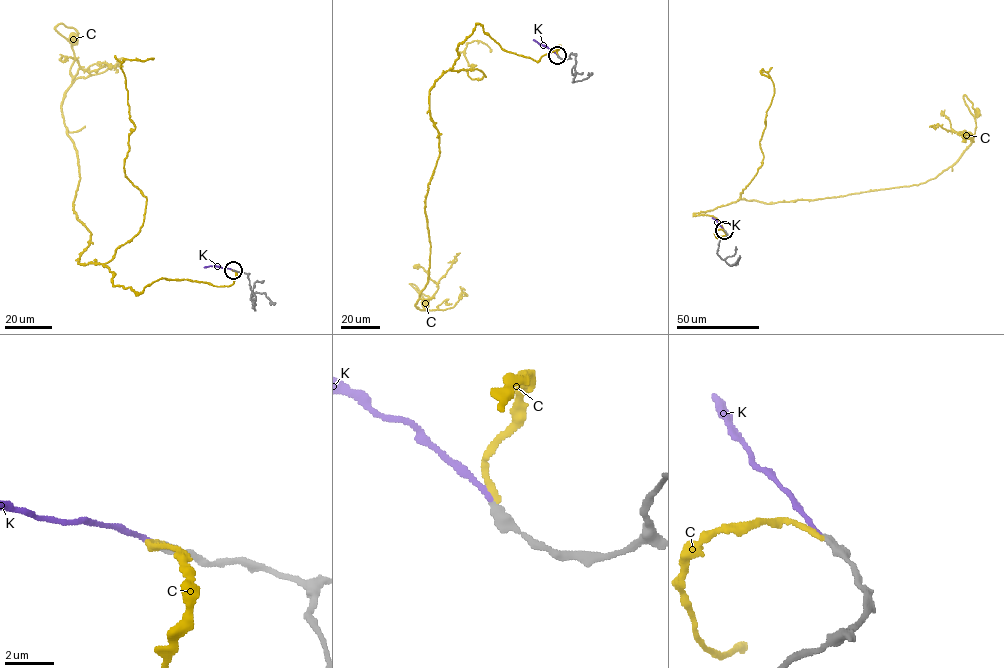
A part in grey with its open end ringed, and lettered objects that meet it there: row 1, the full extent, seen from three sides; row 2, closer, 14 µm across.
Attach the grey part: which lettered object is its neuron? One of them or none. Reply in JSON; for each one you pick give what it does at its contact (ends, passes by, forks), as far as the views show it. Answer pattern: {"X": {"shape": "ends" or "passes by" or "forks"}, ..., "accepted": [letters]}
{"K": {"shape": "ends"}, "accepted": ["K"]}

